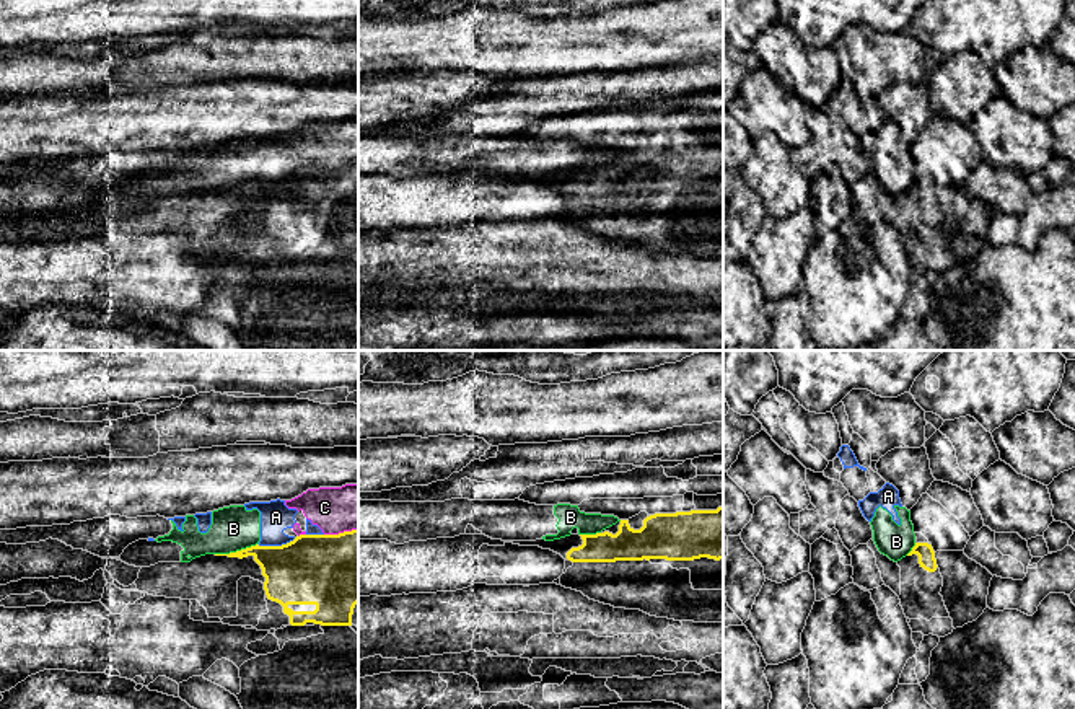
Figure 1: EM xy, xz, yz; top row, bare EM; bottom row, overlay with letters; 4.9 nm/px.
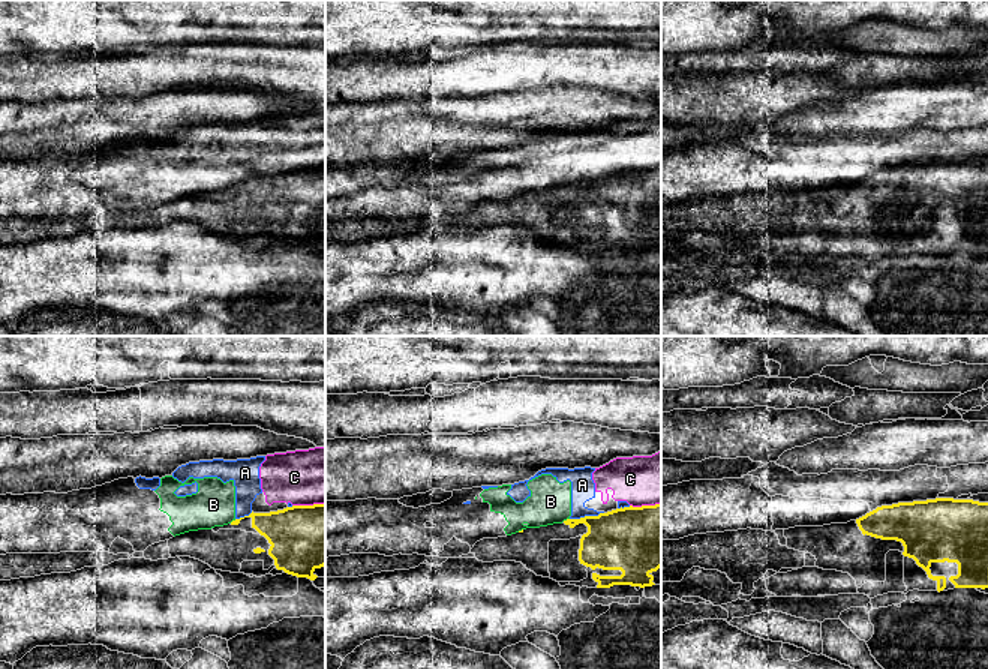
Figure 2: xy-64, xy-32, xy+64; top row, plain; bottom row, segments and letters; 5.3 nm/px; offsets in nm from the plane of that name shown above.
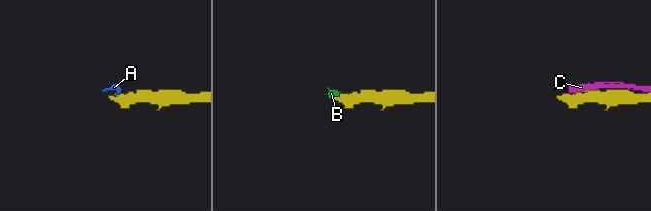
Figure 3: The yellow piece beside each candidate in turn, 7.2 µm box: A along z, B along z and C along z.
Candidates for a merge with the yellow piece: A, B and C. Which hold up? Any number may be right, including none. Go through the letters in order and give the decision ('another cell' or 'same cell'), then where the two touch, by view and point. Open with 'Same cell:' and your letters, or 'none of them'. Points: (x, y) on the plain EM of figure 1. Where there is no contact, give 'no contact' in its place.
Same cell: none of them
A: another cell; meets yellow in xy at (276, 181)
B: another cell; meets yellow in xy at (236, 186)
C: another cell; meets yellow in xy at (341, 168)

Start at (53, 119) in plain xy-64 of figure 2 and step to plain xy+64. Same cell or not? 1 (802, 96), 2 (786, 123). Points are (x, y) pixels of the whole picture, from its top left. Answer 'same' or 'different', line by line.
1: different
2: same

